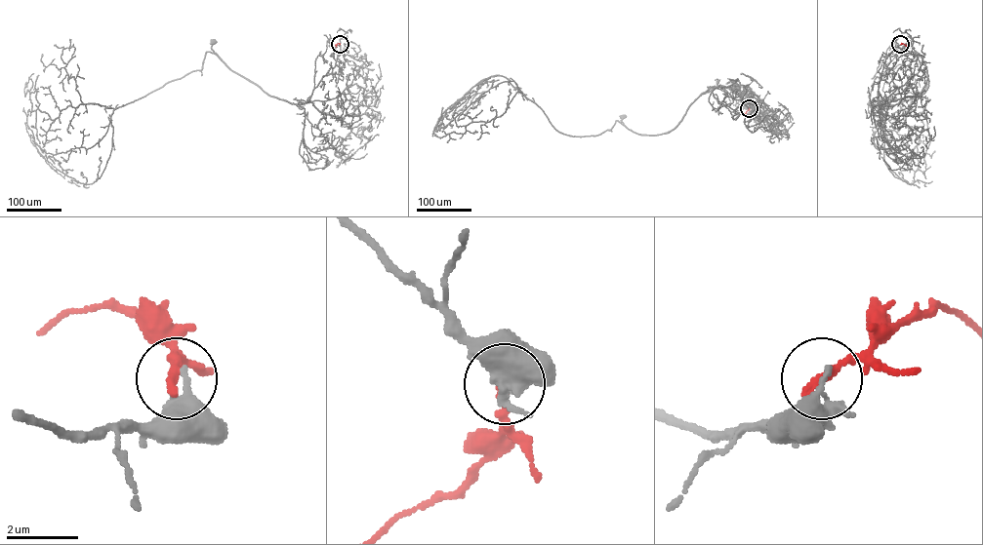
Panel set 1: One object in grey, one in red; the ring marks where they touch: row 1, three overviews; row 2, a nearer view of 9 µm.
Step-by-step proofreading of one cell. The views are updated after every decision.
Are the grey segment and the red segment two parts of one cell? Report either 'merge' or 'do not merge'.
do not merge

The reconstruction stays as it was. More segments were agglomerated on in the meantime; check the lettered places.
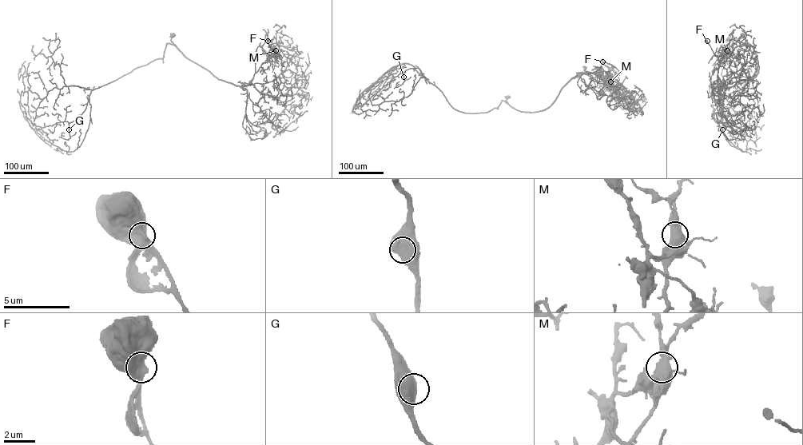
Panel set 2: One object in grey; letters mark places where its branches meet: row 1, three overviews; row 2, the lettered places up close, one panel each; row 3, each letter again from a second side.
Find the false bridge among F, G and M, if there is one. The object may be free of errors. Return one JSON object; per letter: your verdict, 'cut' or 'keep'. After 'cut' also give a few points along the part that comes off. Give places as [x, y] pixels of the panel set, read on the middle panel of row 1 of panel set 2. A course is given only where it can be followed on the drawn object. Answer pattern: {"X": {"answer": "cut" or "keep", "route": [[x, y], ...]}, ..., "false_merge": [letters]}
{"F": {"answer": "keep"}, "G": {"answer": "keep"}, "M": {"answer": "cut", "route": [[610, 81], [609, 79], [615, 71], [602, 60]]}, "false_merge": ["M"]}

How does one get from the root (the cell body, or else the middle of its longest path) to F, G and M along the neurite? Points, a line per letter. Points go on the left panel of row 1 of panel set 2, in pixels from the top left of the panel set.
F: (172, 34), (171, 41), (187, 58), (217, 78), (240, 86), (249, 84), (272, 53), (280, 56), (268, 41)
G: (172, 34), (171, 41), (176, 45), (167, 43), (162, 57), (92, 90), (85, 109), (69, 123), (69, 129)
M: (172, 34), (171, 41), (187, 58), (217, 78), (240, 86), (250, 83), (261, 64), (268, 61), (276, 50)

